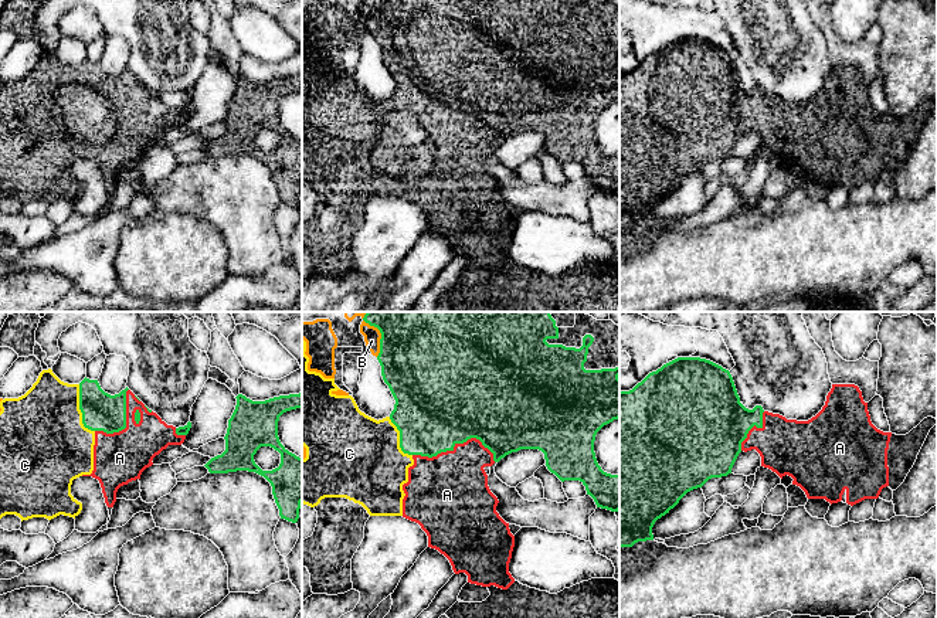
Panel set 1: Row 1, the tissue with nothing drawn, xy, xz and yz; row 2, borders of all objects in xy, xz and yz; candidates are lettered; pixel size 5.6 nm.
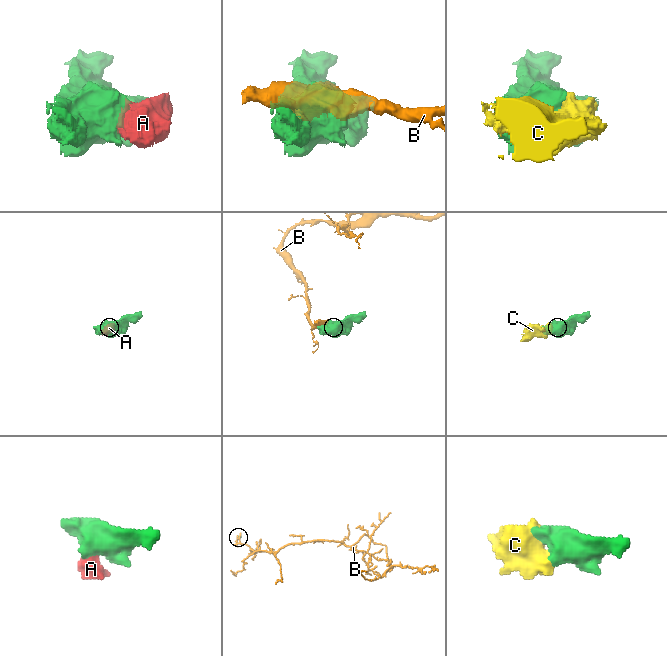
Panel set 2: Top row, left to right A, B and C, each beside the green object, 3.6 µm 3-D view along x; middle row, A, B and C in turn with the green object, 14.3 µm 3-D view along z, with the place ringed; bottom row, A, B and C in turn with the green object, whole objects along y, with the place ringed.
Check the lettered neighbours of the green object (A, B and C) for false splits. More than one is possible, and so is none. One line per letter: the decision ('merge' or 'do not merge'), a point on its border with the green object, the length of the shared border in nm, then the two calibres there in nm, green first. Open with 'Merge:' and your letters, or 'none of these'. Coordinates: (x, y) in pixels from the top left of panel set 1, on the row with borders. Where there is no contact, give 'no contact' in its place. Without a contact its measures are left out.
Merge: none of these
A: do not merge; meets green in xz at (457, 442); contact 480 nm long; 500 nm thick on the green side, 400 nm on the other
B: do not merge; meets green in xz at (380, 332); contact 260 nm long; 500 nm thick on the green side, 100 nm on the other
C: do not merge; meets green in xy at (80, 408); contact 280 nm long; 220 nm thick on the green side, 460 nm on the other

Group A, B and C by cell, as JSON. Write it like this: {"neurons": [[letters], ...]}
{"neurons": [["A", "C"], ["B"]]}

